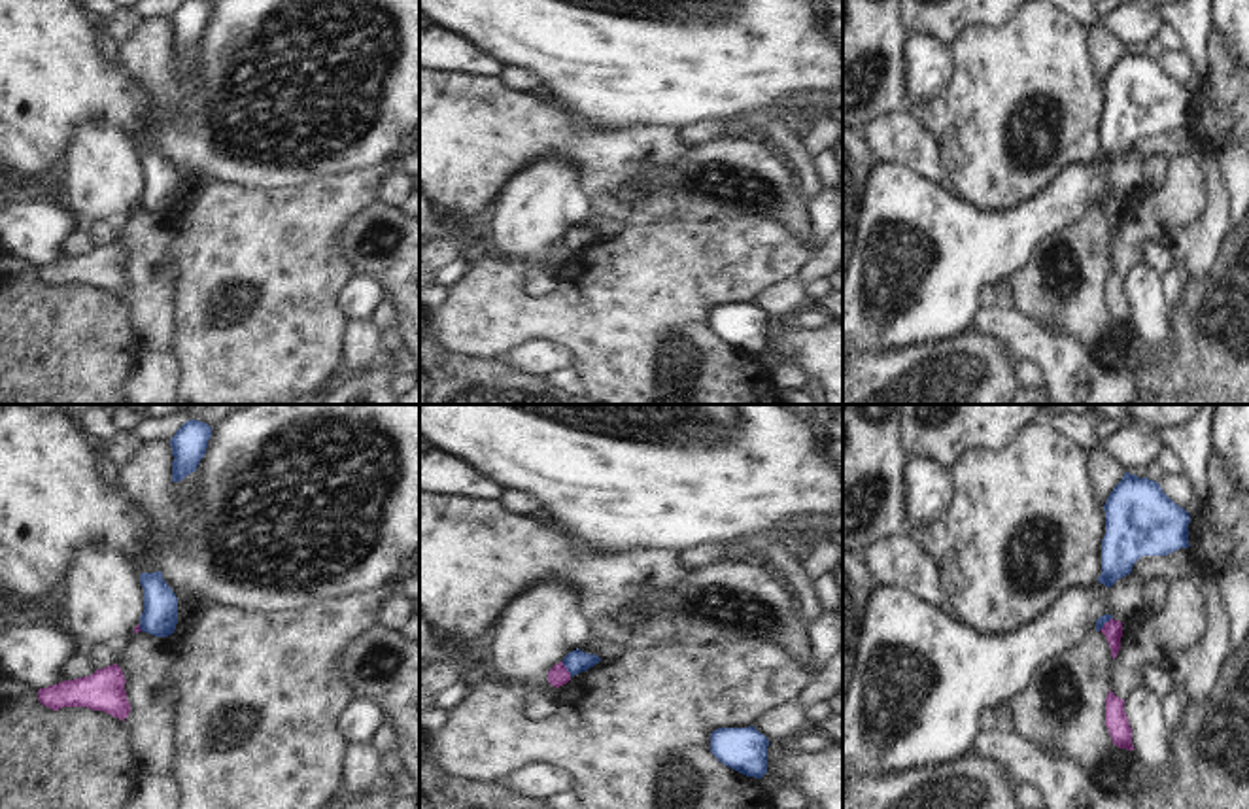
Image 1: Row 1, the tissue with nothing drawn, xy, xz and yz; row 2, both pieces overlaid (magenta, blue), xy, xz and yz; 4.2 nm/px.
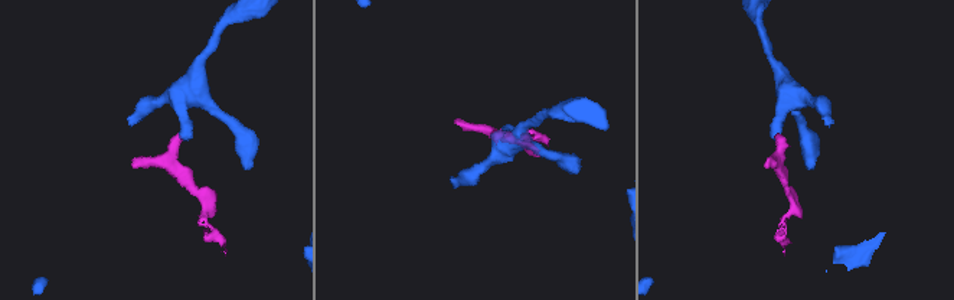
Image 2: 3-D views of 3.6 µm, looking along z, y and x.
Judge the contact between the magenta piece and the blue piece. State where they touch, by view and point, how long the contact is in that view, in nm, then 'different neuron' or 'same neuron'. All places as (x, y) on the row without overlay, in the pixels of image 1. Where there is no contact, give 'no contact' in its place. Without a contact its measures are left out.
contact xz (565, 246); length 80 nm; different neuron

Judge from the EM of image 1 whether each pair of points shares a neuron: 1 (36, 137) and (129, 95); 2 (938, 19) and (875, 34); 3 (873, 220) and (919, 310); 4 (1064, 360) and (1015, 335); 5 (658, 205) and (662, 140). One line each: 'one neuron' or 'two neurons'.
1: one neuron
2: two neurons
3: one neuron
4: one neuron
5: two neurons

